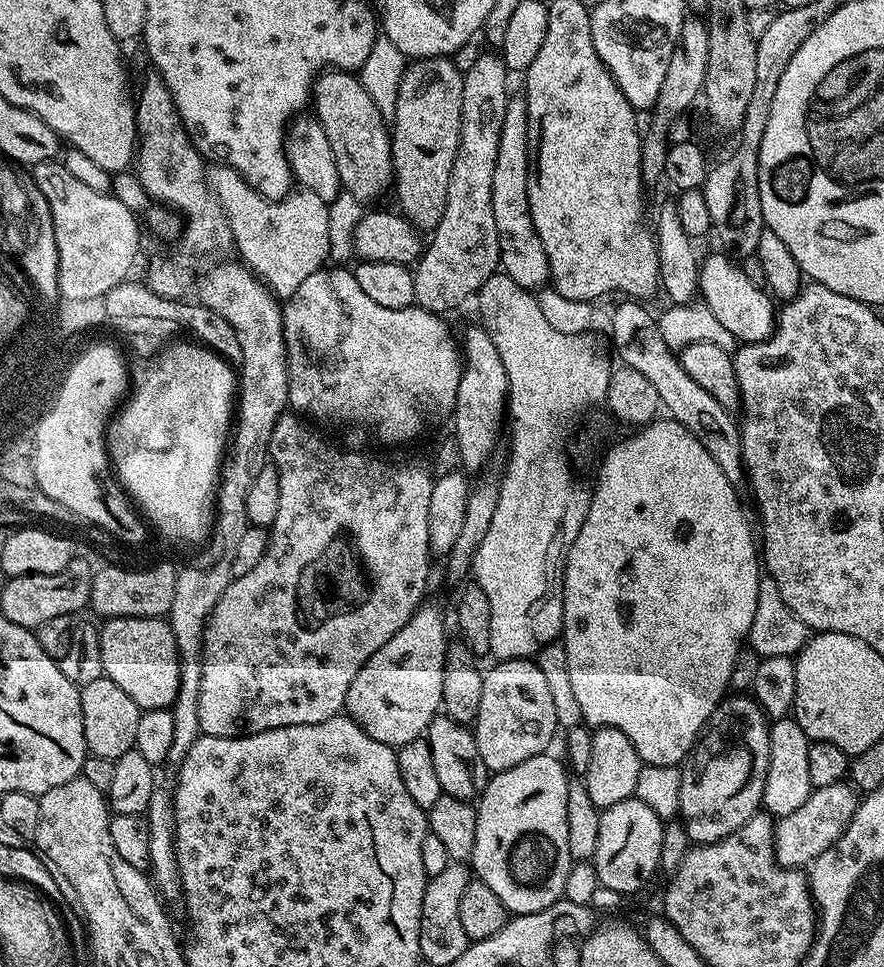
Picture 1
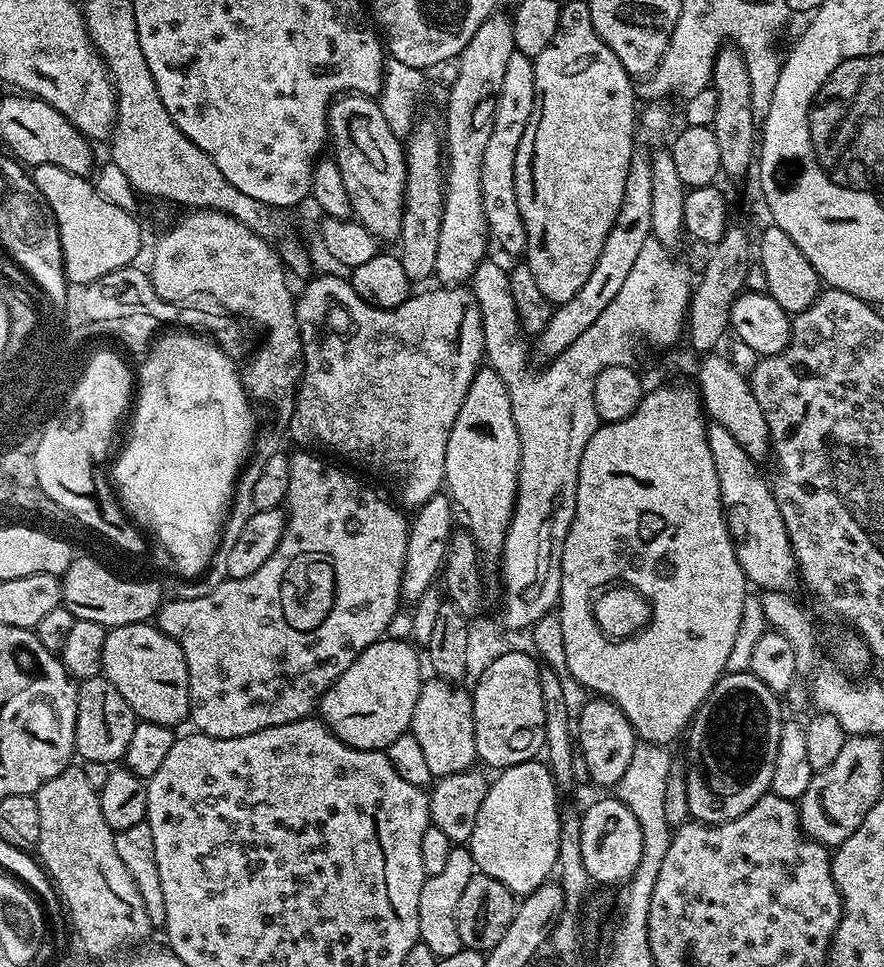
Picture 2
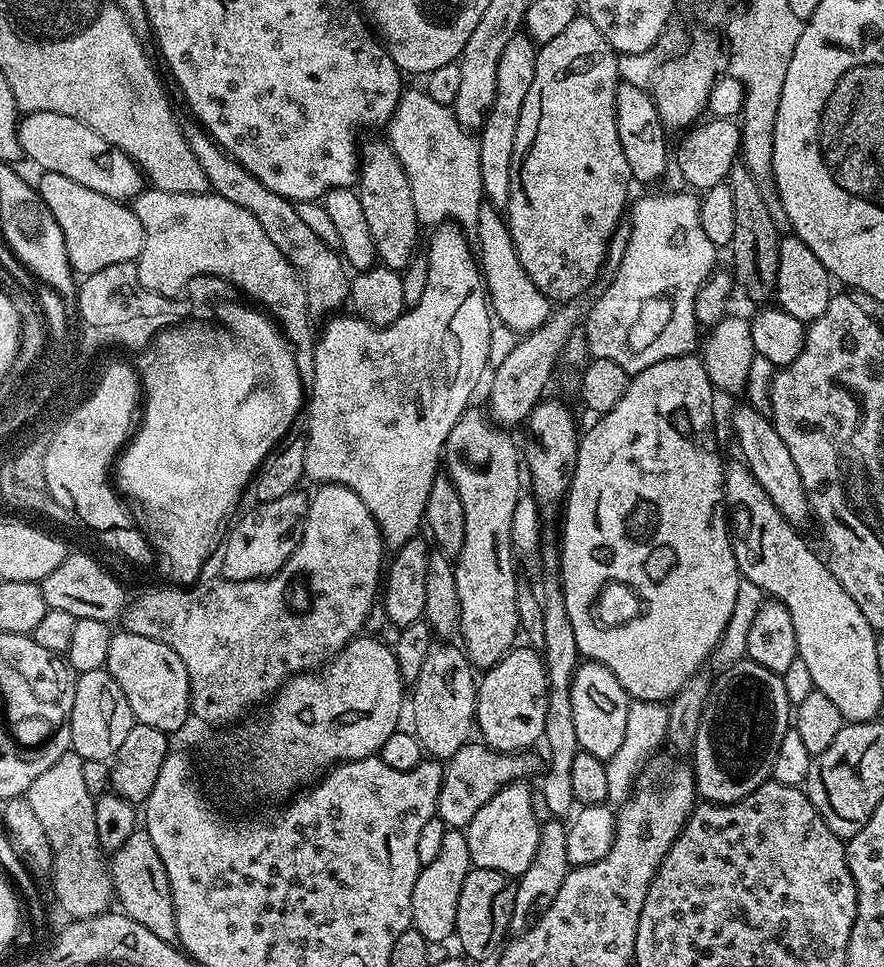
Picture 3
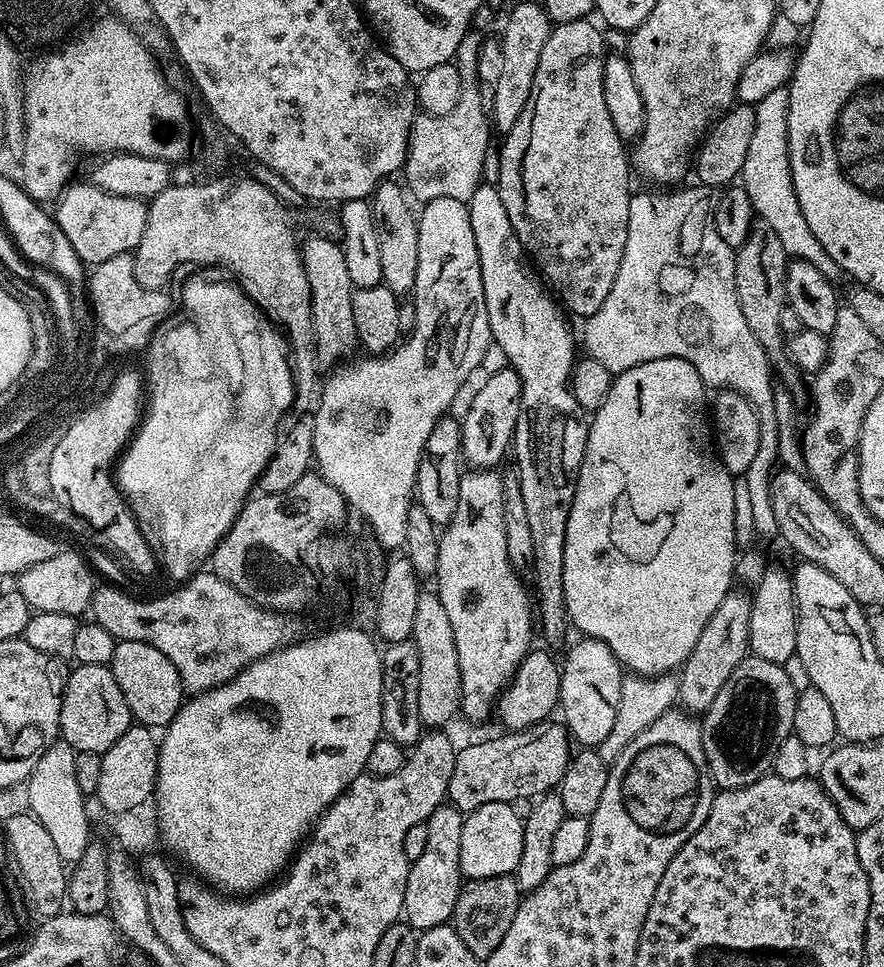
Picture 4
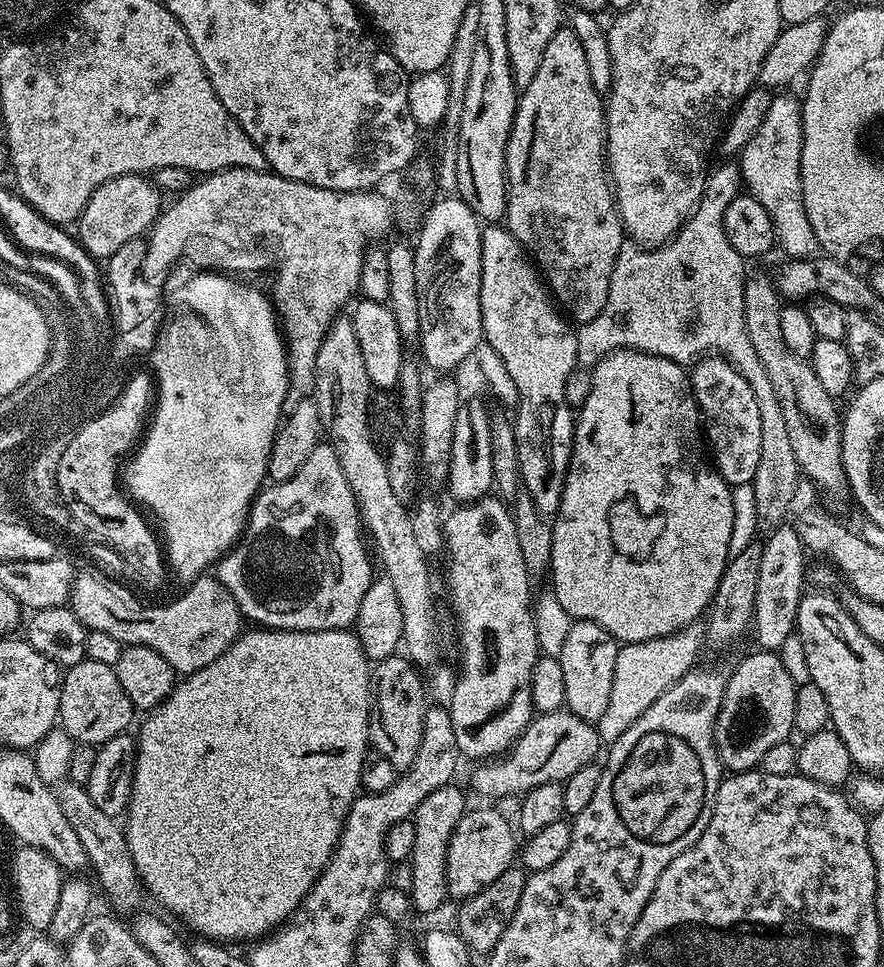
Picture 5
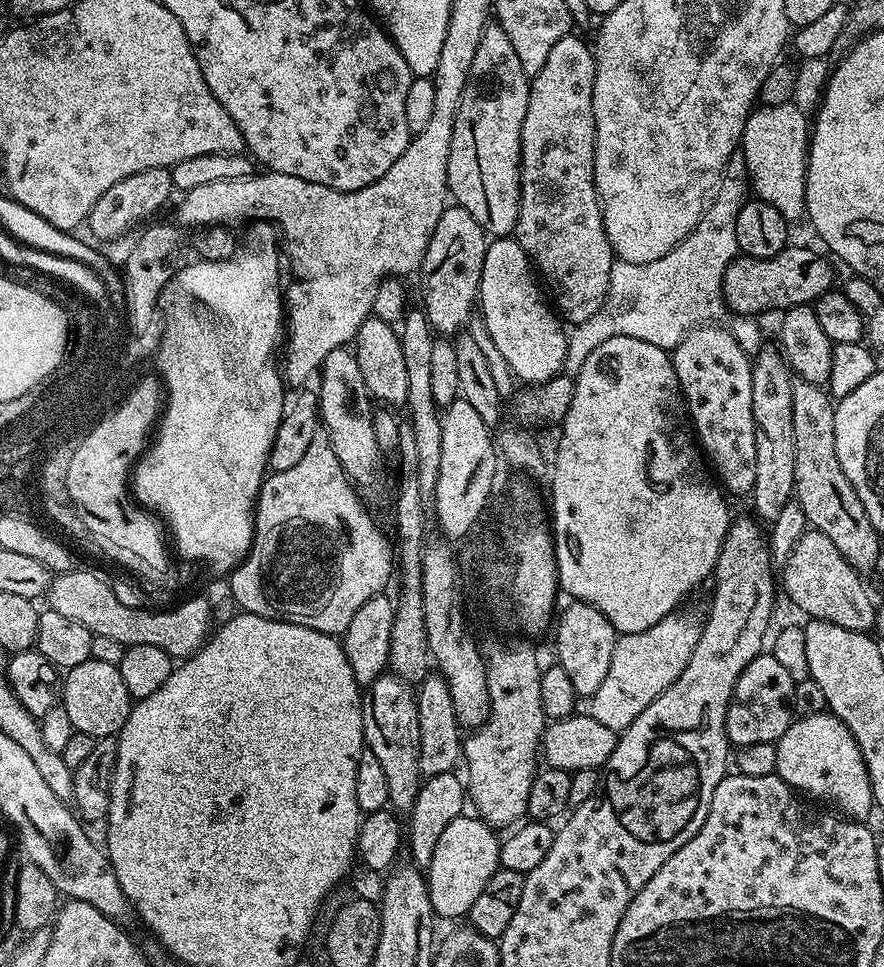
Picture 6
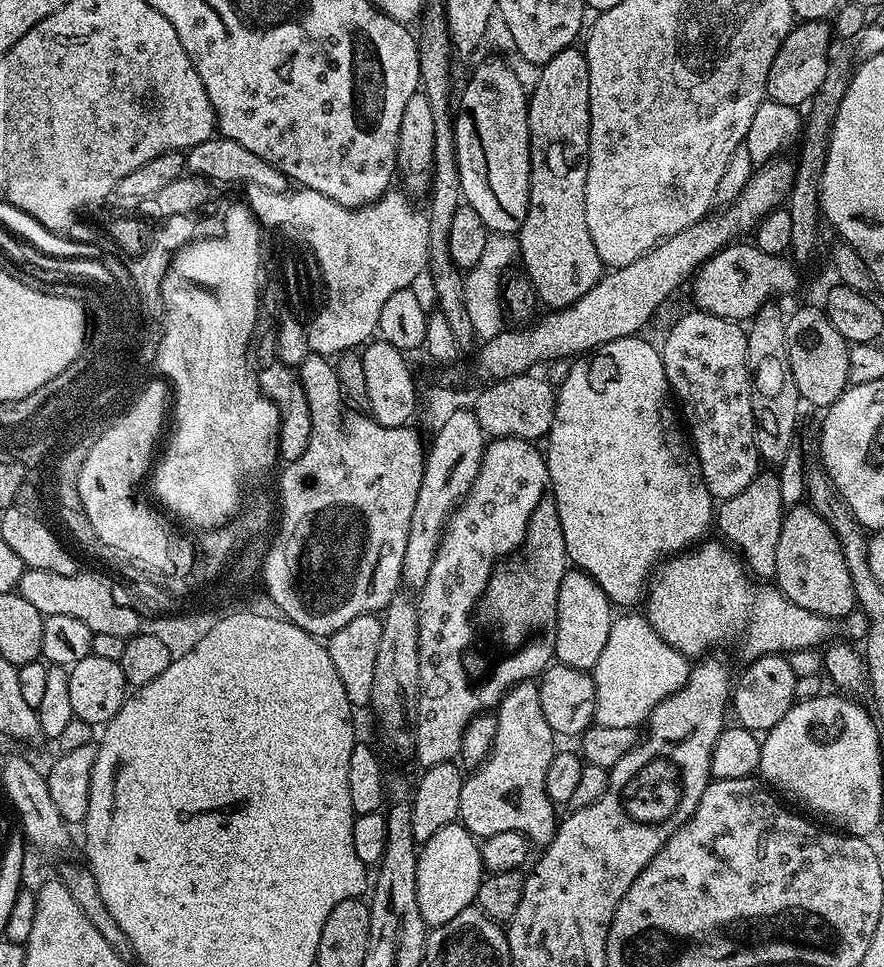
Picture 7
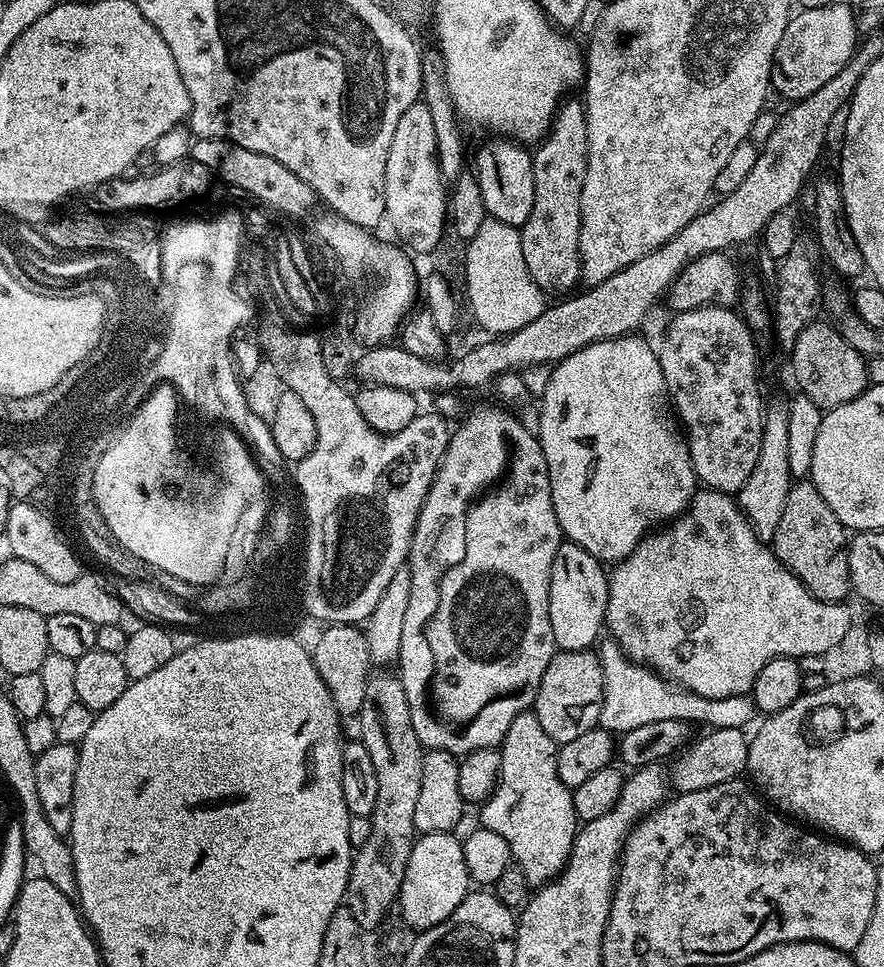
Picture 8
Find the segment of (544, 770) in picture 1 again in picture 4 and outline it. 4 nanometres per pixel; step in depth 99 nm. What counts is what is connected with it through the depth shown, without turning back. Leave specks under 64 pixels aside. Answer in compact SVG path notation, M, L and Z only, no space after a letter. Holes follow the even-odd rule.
M486 802L465 815L460 855L461 877L480 880L515 873L518 858L522 858L524 822L521 813L516 813L514 809L512 804Z

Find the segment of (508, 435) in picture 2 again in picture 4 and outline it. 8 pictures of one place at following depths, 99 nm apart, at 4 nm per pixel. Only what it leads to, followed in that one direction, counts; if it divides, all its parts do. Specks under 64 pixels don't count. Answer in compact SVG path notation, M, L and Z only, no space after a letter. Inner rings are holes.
M468 470L460 477L458 486L458 510L454 510L454 518L443 529L439 537L438 564L434 577L434 591L436 597L446 606L446 615L450 618L450 626L454 630L454 646L458 646L458 670L460 671L460 712L468 720L484 720L488 716L488 711L493 711L494 705L499 701L502 693L512 683L512 676L518 670L522 658L533 647L532 624L534 628L534 608L528 605L530 592L524 589L525 581L519 573L512 568L510 557L506 550L506 527L503 521L503 502L502 502L503 482L501 473L496 470Z

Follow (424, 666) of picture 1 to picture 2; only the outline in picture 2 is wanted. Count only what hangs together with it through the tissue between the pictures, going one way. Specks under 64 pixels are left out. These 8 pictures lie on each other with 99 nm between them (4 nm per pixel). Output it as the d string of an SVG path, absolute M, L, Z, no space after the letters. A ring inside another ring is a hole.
M381 638L366 646L366 650L362 650L362 654L350 662L347 670L320 699L319 719L343 744L349 744L351 748L361 748L367 752L387 750L394 738L411 729L414 706L418 702L422 683L420 656L416 653L418 648L407 639L388 639Z

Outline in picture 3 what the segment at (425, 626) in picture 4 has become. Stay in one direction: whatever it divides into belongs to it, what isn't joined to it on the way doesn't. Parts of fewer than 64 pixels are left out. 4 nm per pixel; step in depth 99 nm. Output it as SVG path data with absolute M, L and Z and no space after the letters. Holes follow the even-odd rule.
M436 642L433 643L432 648L426 654L426 658L422 662L422 674L417 678L416 683L411 685L410 688L410 712L412 708L412 724L411 727L414 729L414 735L417 740L420 742L421 749L429 757L435 758L441 762L446 762L454 754L458 754L458 750L462 750L464 744L469 743L470 737L468 736L471 732L474 732L474 725L476 723L476 689L478 687L477 677L474 675L472 677L472 672L474 673L473 665L470 663L467 655L459 647L456 648L455 643L452 642Z

